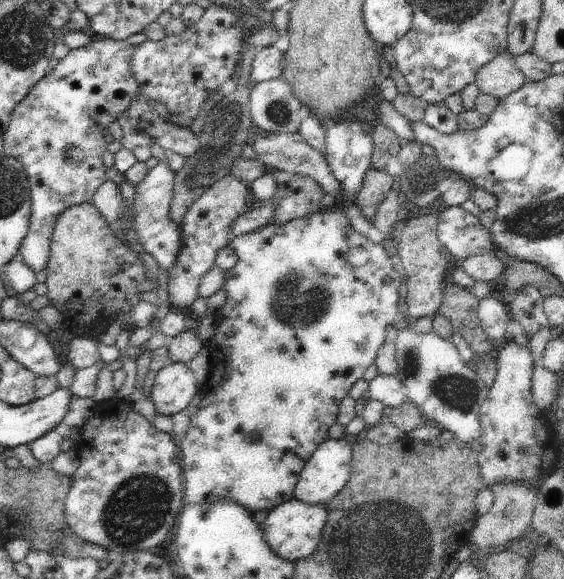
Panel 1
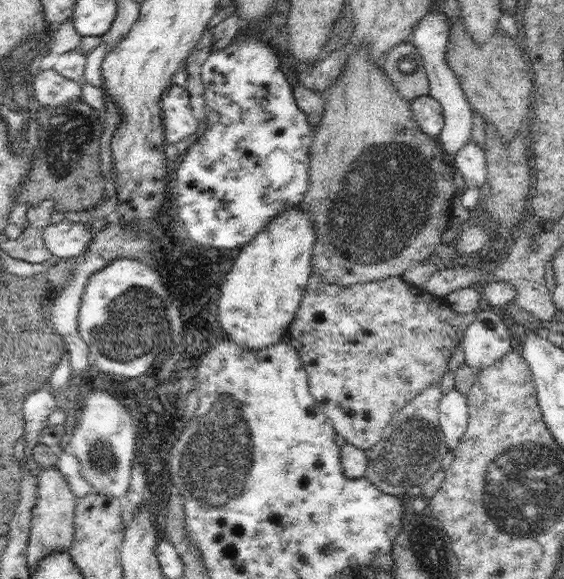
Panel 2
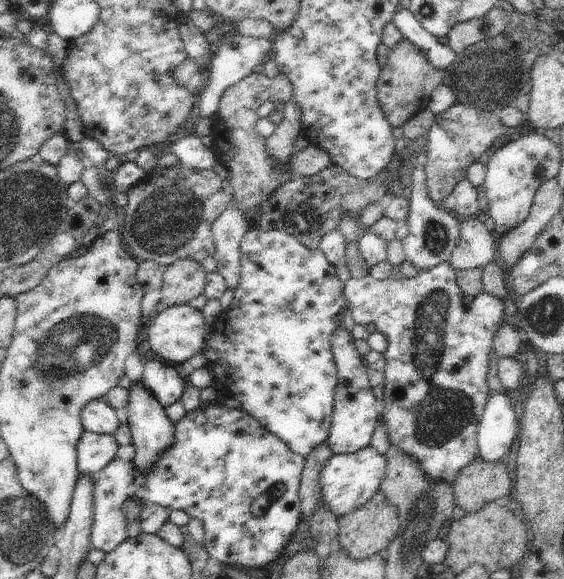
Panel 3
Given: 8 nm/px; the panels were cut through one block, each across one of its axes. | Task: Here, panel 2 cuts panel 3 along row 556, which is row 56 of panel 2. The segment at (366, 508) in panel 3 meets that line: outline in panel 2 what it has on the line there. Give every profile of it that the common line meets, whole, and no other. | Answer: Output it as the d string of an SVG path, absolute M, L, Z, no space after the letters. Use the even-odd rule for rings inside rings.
M357 46L349 56L348 62L343 68L342 75L332 82L332 87L322 93L325 98L325 112L320 125L315 128L313 144L310 152L309 164L309 187L304 200L299 206L306 210L314 223L315 241L311 258L311 270L313 274L319 274L325 282L336 285L353 286L354 283L364 283L374 280L385 279L402 274L406 269L416 263L427 261L429 256L435 252L436 246L440 244L441 234L449 226L449 221L454 218L455 213L451 207L451 198L457 189L454 184L453 174L455 169L452 161L444 153L444 149L438 138L424 134L424 131L416 123L412 104L410 100L400 96L392 81L382 69L381 63L376 64L369 55L369 46Z

